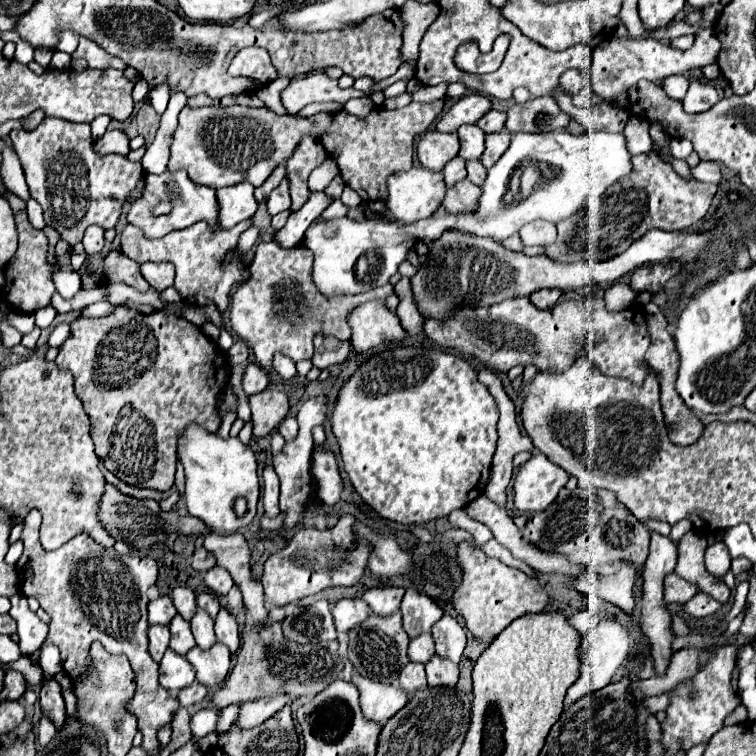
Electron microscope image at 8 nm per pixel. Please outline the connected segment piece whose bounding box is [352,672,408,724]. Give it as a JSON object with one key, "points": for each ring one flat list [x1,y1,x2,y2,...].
{"points":[[358,672,354,674,352,684,360,690,360,708,364,718,376,724,386,724,408,702,402,688,368,680]]}

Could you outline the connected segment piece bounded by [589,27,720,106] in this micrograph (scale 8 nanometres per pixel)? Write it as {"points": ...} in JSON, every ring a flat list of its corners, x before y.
{"points":[[713,27,700,30,696,34,696,42,690,50,676,50,670,44,658,42,654,38,632,40,632,38,612,38,604,44,592,48,592,66,590,71,591,86,602,100,612,106,628,106,628,88,638,84,640,80,662,82,674,74,686,74,694,68,704,68,714,64,720,52,720,40]]}

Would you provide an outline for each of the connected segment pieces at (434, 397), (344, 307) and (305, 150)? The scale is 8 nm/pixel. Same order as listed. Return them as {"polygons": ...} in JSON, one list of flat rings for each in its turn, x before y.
{"polygons":[[[394,348,368,358,344,384,332,412,332,430,340,444,344,470,362,500,388,520,422,524,448,516,454,508,468,506,484,492,496,450,496,420,496,402,462,356,422,348]],[[273,241,261,242,254,258,248,266,248,280,244,280,236,294,230,296,230,324,240,340,252,346,256,362,266,370,274,372,274,354,284,354,292,360,310,360,314,356,314,336,316,334,332,334,340,340,348,340,352,336,352,328,348,324,348,314,364,302,370,300,386,300,394,292,392,284,384,284,380,288,372,288,372,292,342,296,336,300,328,300,316,292,312,284,312,252,304,246,284,250]],[[304,136,304,140,300,142,300,146,292,154,292,158,286,162,288,180,290,180,290,196,292,196,292,206,290,206,292,212,300,210,304,206,304,202,308,202,308,198,310,198,308,176,326,158,328,158,328,152,316,138]]]}

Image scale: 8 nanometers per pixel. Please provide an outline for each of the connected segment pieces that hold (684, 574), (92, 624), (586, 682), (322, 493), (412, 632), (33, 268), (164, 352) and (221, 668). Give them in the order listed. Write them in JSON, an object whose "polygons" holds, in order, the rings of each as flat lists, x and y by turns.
{"polygons":[[[690,530,688,538,684,536,678,544,678,564,674,574,678,574,680,578,692,582,694,586,698,586,702,592,710,594,712,598,716,598,718,602,726,602,730,596,730,588,716,576,712,576,706,566,704,566,704,552,708,548,708,542,704,536,700,536,698,532]],[[32,508,24,520,24,532,22,532,22,540,24,540,24,554,30,558,30,568,32,574,26,576,26,580,20,586,20,592,24,596,34,596,40,606,48,612,50,616,50,624,48,624,48,636,42,644,42,648,46,644,56,644,60,648,60,658,62,658,62,666,68,674,82,674,84,666,88,664,88,646,98,640,102,642,102,646,106,650,110,650,112,654,126,654,134,674,136,674,136,694,132,698,132,702,128,704,130,712,136,714,138,718,138,730,144,734,142,740,142,748,148,754,156,754,160,750,160,742,158,742,158,730,162,726,168,726,176,714,176,710,180,708,178,700,170,696,170,692,166,688,160,686,158,682,158,664,152,660,150,652,148,652,148,616,146,616,146,606,148,606,148,588,156,584,158,580,158,564,152,558,128,558,128,556,120,556,116,550,106,550,104,546,100,546,90,534,78,534,72,540,68,540,64,546,60,546,58,550,44,550,44,546,40,544,40,524,42,524,42,514,38,508]],[[602,618,600,624,590,630,584,638,582,638,582,666,580,666,580,676,578,680,568,688,564,706,570,706,574,700,578,700,580,696,586,696,594,690,604,688,606,684,612,682,614,672,618,670,618,666,626,660,628,652,630,652,630,630,626,626,622,626,618,620,614,618]],[[322,446,312,454,312,478,316,482,318,496,324,504,334,506,342,494,342,474,332,450]],[[414,588,406,590,400,610,404,616,404,630,410,638,430,632,432,626,444,616,444,612,436,606,436,602,430,596,420,594]],[[12,192,4,194,14,210,16,216,16,226,18,226,18,234,20,234,20,244,18,244,18,254,8,262,6,266,6,284,4,284,4,296,6,300,12,304,12,308,16,308,18,312,26,312,32,314,38,308,44,308,52,302,52,296,56,292,54,280,52,280,52,264,48,264,46,256,48,256,48,238,42,230,36,230,26,214,26,202,22,202,18,196,14,196]],[[120,308,106,318,78,318,72,322,70,338,60,346,56,364,74,376,76,396,92,420,96,454,110,472,128,484,170,490,176,472,176,444,184,428,198,424,216,432,220,426,216,394,228,384,230,360,198,326,184,318,164,312,140,316,132,308]],[[214,644,210,650,200,650,198,646,186,654,186,660,196,670,196,680,206,688,220,686,230,674,230,652,224,644]]]}

